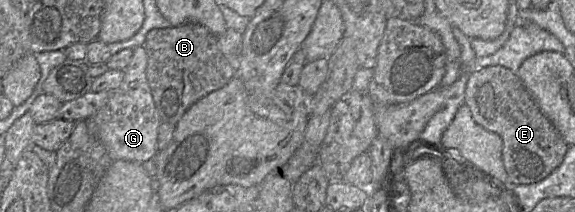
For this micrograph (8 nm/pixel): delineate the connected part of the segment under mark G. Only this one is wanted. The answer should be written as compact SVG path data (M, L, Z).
M144 46L133 49L129 65L124 69L121 85L109 93L109 100L86 119L89 132L106 148L112 161L126 160L143 164L157 152L158 128L161 121L146 77L147 53Z

